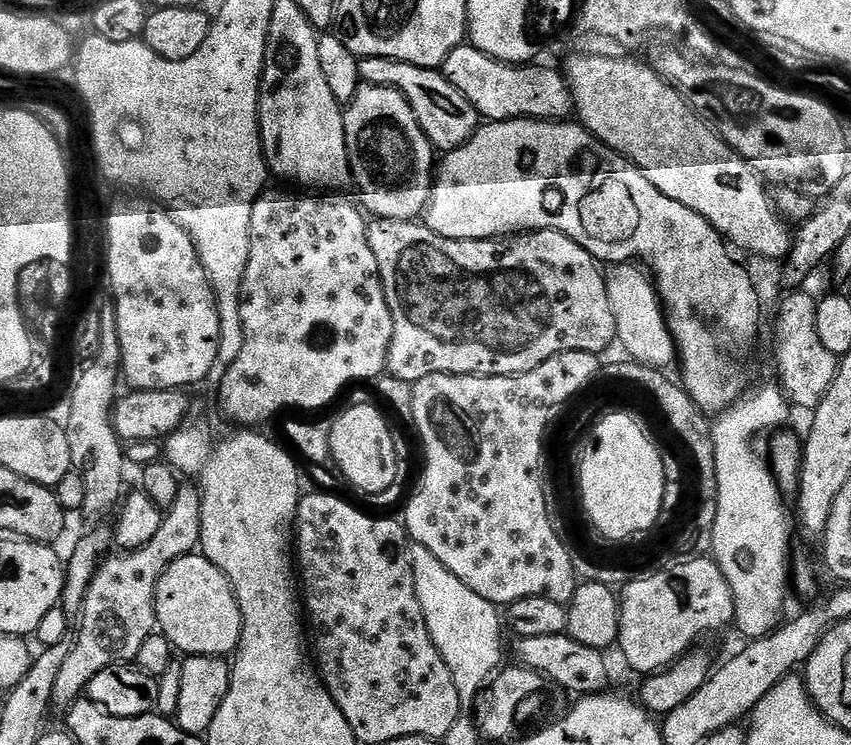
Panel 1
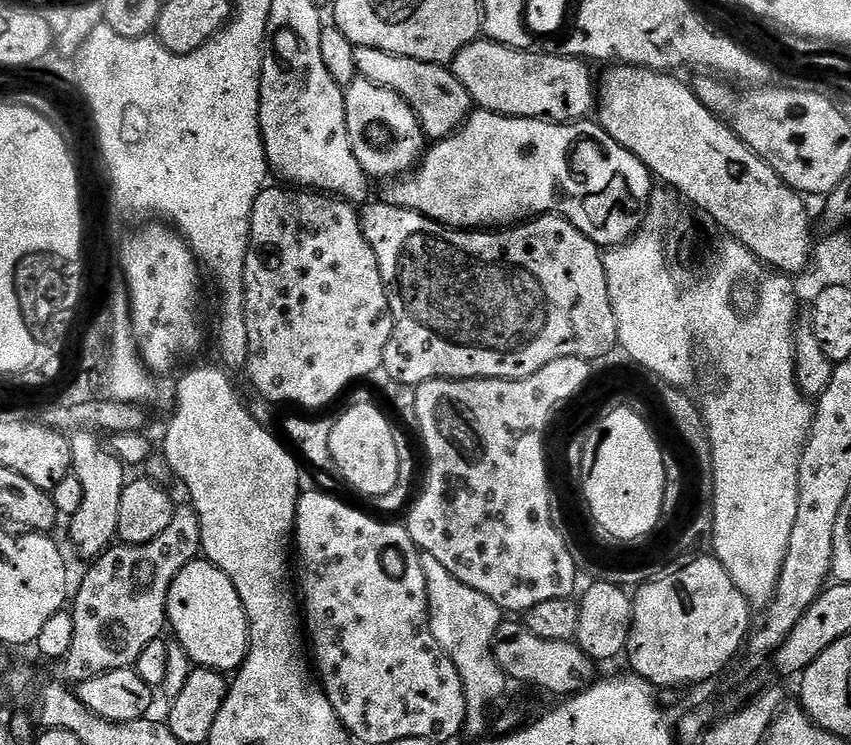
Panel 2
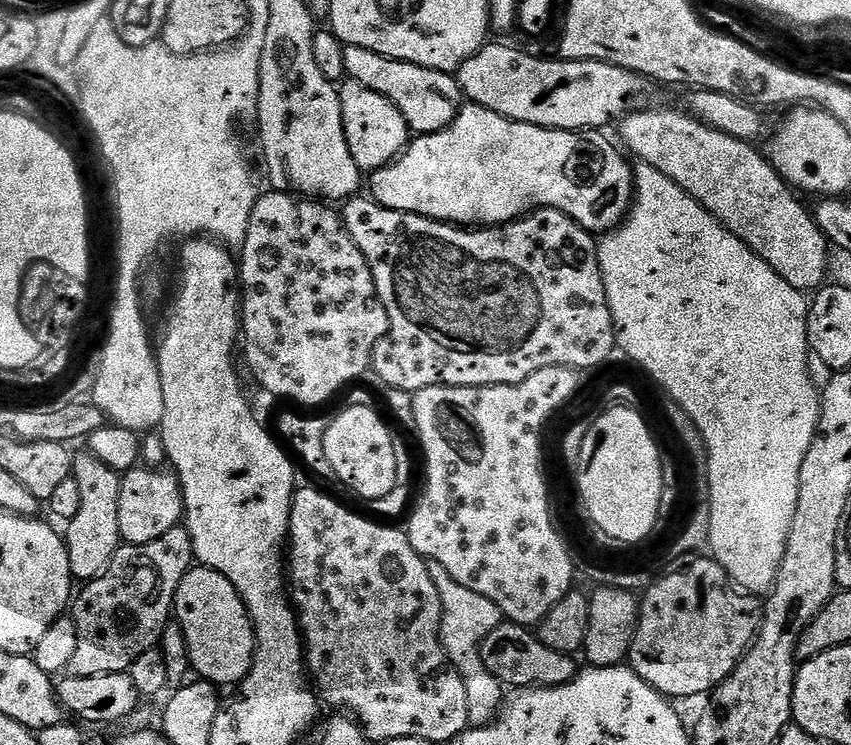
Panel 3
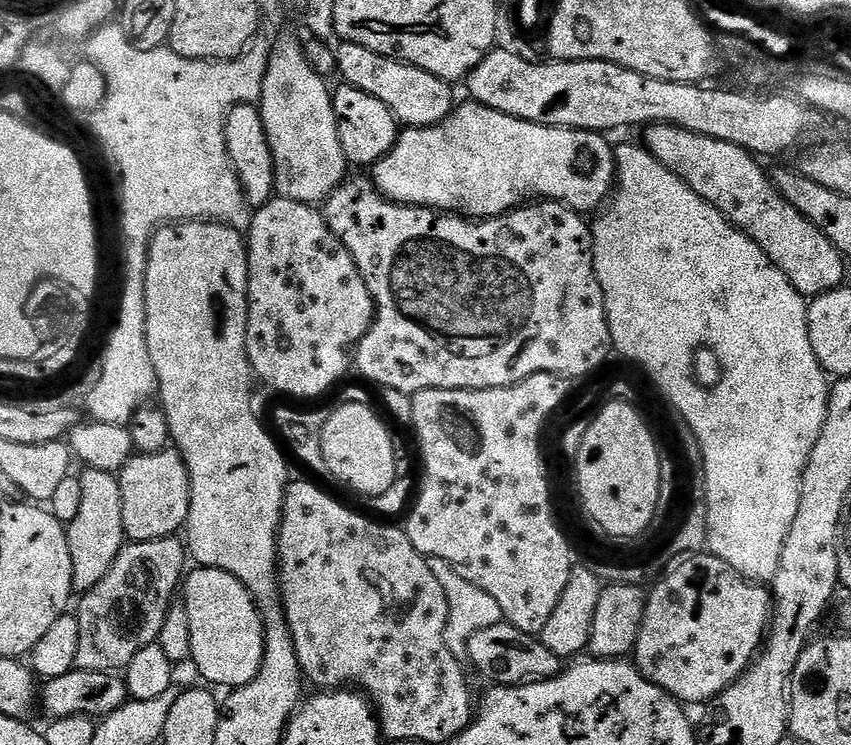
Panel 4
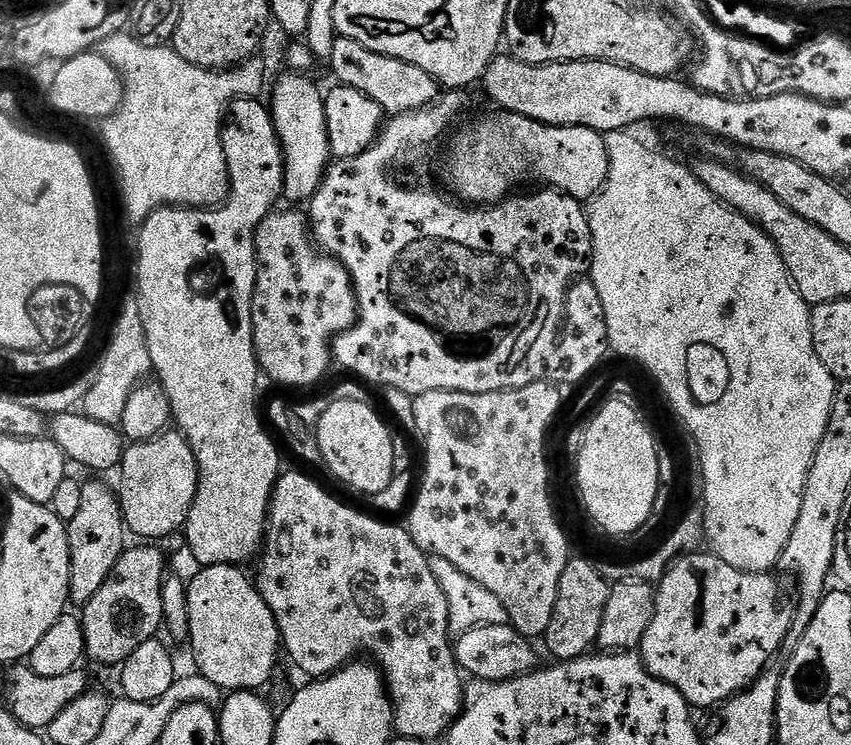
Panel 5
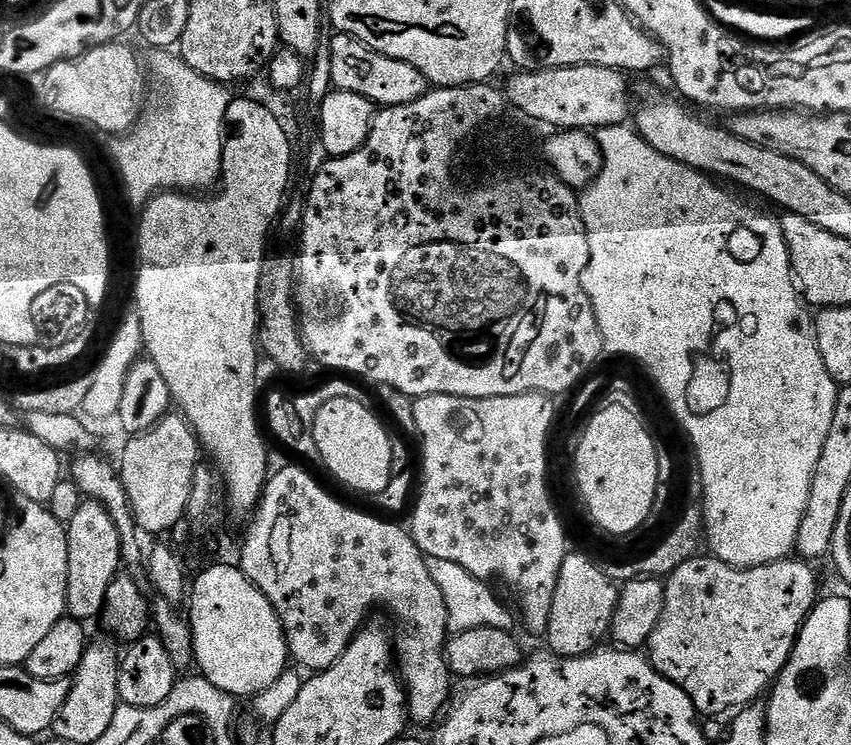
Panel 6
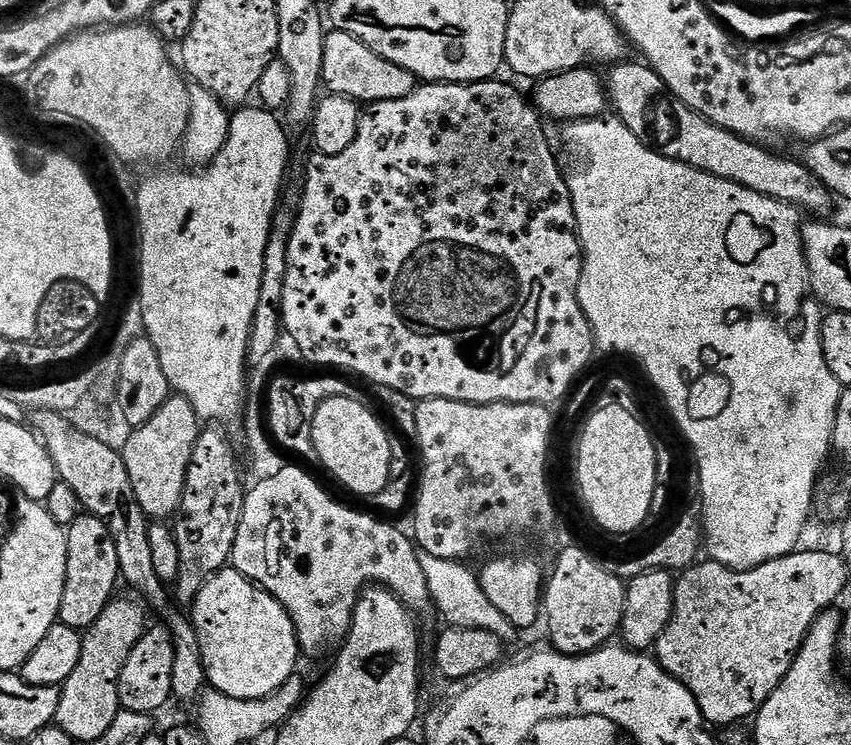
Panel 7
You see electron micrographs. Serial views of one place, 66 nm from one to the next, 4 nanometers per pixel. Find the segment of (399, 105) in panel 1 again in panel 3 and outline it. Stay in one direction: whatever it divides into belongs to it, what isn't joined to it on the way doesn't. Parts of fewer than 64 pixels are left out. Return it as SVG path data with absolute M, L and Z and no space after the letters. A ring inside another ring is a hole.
M353 80L341 83L338 91L346 142L356 165L362 170L375 170L392 163L410 143L410 129L406 118L391 100L382 98L382 94L374 94L374 90L366 90L366 86Z

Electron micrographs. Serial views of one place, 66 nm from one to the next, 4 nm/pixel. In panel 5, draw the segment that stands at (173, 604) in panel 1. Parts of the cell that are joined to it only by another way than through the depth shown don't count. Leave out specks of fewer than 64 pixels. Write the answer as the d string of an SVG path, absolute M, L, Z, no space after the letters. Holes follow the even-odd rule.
M209 564L199 569L193 580L187 581L190 606L190 630L188 640L192 644L192 656L196 659L199 675L205 676L214 686L229 693L260 690L276 668L276 655L281 655L282 641L270 606L260 597L251 579L243 576L239 567L231 564Z

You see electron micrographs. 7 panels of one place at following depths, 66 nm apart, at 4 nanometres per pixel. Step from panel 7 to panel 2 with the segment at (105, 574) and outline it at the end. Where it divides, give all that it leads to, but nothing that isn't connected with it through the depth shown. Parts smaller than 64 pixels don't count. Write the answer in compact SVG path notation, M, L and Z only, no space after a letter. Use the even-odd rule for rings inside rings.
M92 430L73 432L70 436L71 475L82 482L82 507L67 521L68 536L77 554L85 556L88 562L108 551L117 539L118 510L122 507L122 490L126 483L126 465L107 443L100 444L99 438Z

